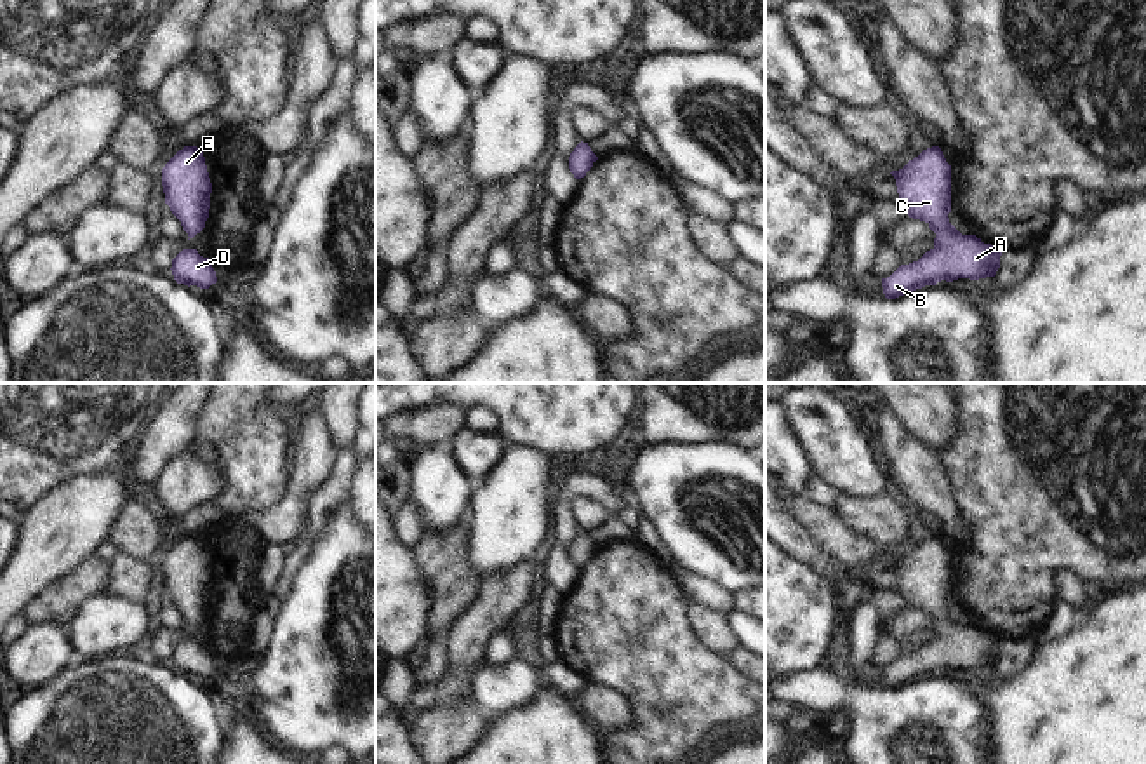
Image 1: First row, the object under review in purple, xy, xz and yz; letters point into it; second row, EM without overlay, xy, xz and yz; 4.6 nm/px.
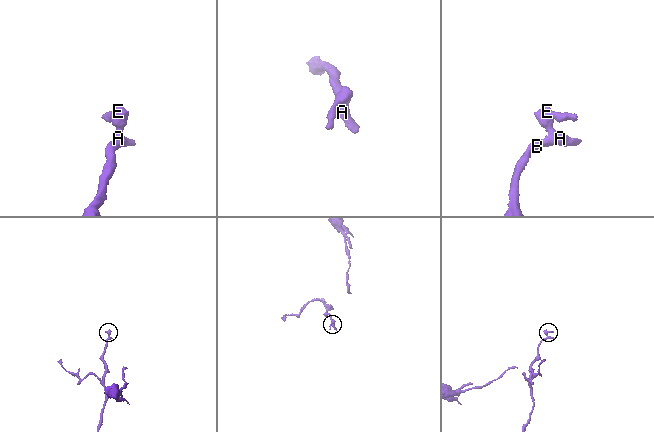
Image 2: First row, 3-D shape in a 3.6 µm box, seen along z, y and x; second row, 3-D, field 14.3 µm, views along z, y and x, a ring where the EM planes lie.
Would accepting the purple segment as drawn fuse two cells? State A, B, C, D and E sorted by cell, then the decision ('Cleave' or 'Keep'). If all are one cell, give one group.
Groups: A B C D E. Keep.

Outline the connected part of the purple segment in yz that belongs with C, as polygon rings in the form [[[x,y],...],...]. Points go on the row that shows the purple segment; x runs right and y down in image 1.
[[[939,146],[923,150],[903,169],[890,172],[899,202],[913,219],[925,221],[936,233],[934,247],[918,261],[901,265],[882,278],[887,299],[896,299],[941,280],[979,280],[995,277],[1002,251],[976,235],[962,235],[951,223],[951,165]]]

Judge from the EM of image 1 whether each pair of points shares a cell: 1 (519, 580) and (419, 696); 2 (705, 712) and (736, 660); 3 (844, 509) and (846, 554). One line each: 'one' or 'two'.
1: one
2: two
3: two

